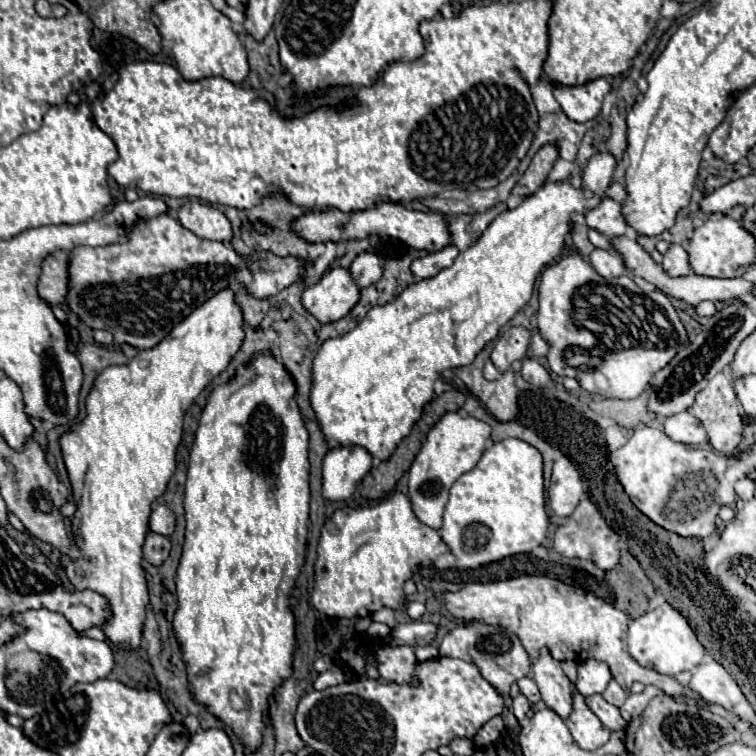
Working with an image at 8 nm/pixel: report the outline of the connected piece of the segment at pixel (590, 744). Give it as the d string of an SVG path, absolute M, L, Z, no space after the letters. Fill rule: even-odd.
M576 688L572 698L572 714L566 718L566 726L570 728L572 738L578 742L578 746L584 750L596 750L610 738L610 730L588 708L586 698Z

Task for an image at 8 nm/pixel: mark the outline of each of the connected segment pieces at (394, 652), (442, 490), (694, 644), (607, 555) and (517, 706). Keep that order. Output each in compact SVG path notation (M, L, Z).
M378 646L374 648L372 656L378 662L378 672L388 682L416 682L414 668L416 668L416 656L410 646Z
M446 412L438 424L428 432L422 450L414 458L408 476L408 496L412 502L412 510L420 522L438 530L442 526L442 512L448 502L450 486L476 462L484 452L484 444L490 438L490 426L476 418L462 418L458 412Z
M662 604L656 610L642 614L640 618L632 620L628 628L628 652L630 656L644 668L652 668L660 674L684 678L685 673L694 674L694 670L705 657L706 650L698 642L696 634L688 626L686 618L676 612L670 604Z
M586 498L584 502L578 504L576 512L570 516L568 524L560 526L556 530L554 536L554 550L562 556L574 556L574 558L582 558L582 560L592 560L596 566L610 570L618 564L620 560L620 548L618 548L618 534L606 526L604 518L600 516L600 512L596 510L596 504Z
M519 693L516 698L512 699L512 707L514 716L519 721L523 720L526 714L530 712L530 702L522 693Z

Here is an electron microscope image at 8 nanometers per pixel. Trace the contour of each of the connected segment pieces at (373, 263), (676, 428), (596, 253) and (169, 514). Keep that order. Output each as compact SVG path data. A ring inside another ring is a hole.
M362 252L350 266L350 274L360 288L368 288L376 284L382 276L382 266L378 256L374 252Z
M688 410L668 416L664 420L664 432L674 440L690 446L704 446L708 444L706 430L698 418L694 418Z
M602 248L592 250L590 264L604 278L614 278L624 274L624 266L620 266L620 258L616 258L616 254L610 254L608 250L602 250Z
M160 504L156 510L152 510L150 514L150 530L162 536L170 536L174 532L174 512Z

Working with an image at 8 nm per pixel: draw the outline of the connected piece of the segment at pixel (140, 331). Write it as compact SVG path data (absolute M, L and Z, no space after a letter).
M168 214L156 216L148 222L142 222L130 232L130 240L124 244L110 244L102 248L78 246L70 258L70 288L68 288L68 306L74 314L80 316L90 328L102 328L114 334L114 344L132 344L138 350L156 346L176 324L180 324L192 310L202 306L220 290L226 290L234 284L248 290L254 298L270 298L280 290L288 288L300 280L310 266L296 256L276 256L266 250L252 252L248 256L236 254L232 248L226 248L222 242L202 240L178 220Z

